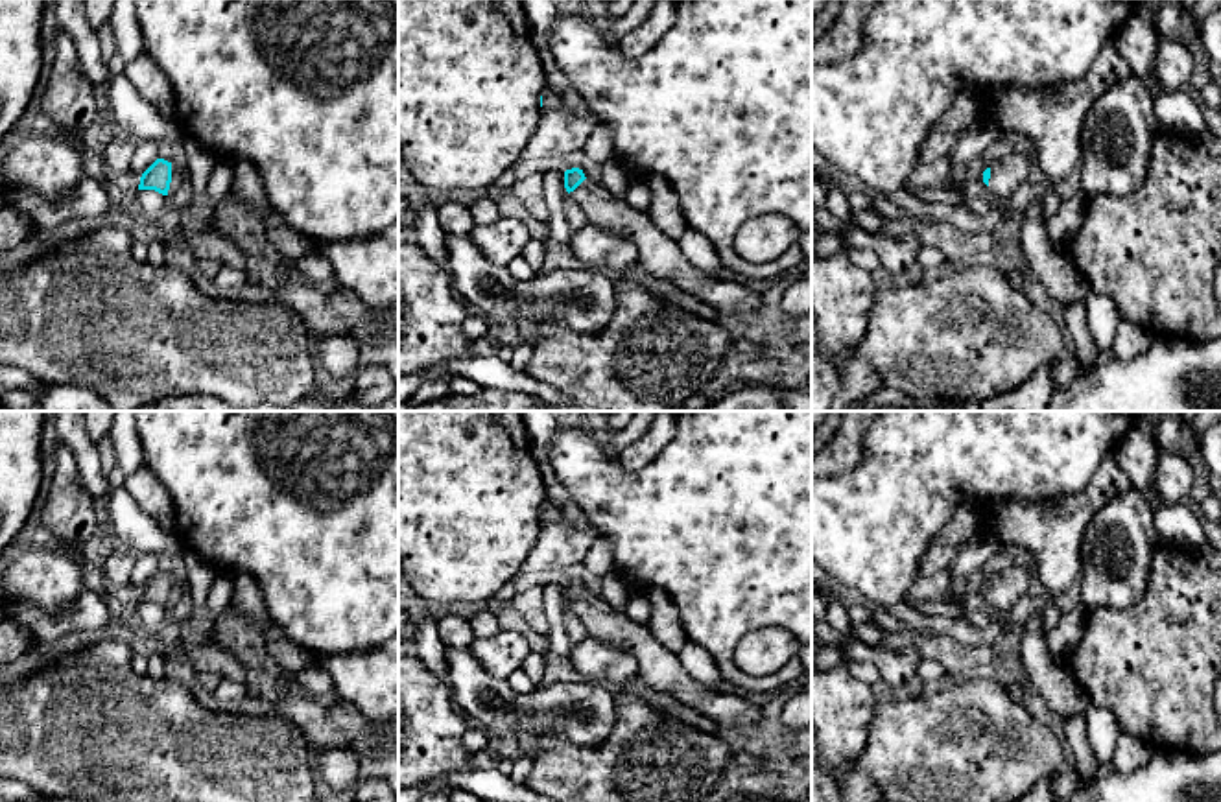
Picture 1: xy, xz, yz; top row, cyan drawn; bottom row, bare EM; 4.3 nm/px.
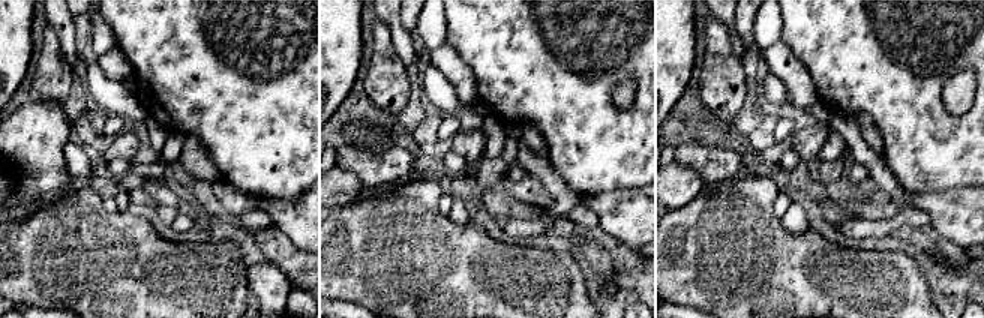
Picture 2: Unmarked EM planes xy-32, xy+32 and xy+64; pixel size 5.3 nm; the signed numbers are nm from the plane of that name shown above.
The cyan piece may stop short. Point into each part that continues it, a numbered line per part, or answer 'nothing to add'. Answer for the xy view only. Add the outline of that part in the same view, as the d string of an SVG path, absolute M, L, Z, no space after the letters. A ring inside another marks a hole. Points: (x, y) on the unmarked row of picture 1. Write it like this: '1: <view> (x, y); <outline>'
1: xy (176, 596); M172 577L172 596L168 603L168 610L172 610L183 597L183 583L177 577Z

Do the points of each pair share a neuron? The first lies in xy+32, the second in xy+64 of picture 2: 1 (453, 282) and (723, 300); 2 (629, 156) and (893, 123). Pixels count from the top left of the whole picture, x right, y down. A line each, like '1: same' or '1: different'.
1: same
2: same

